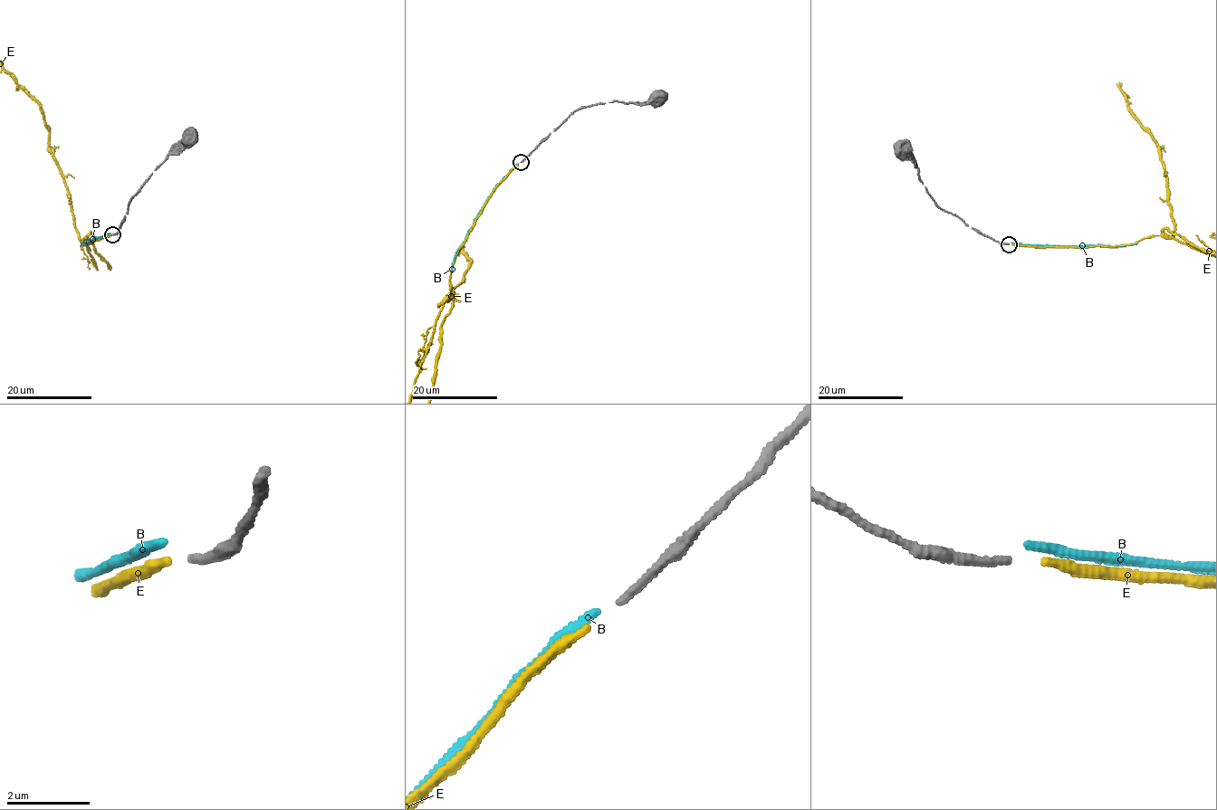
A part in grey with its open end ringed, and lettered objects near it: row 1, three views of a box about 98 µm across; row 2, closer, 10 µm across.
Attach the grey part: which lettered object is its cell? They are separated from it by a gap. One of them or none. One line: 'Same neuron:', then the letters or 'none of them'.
Same neuron: E

